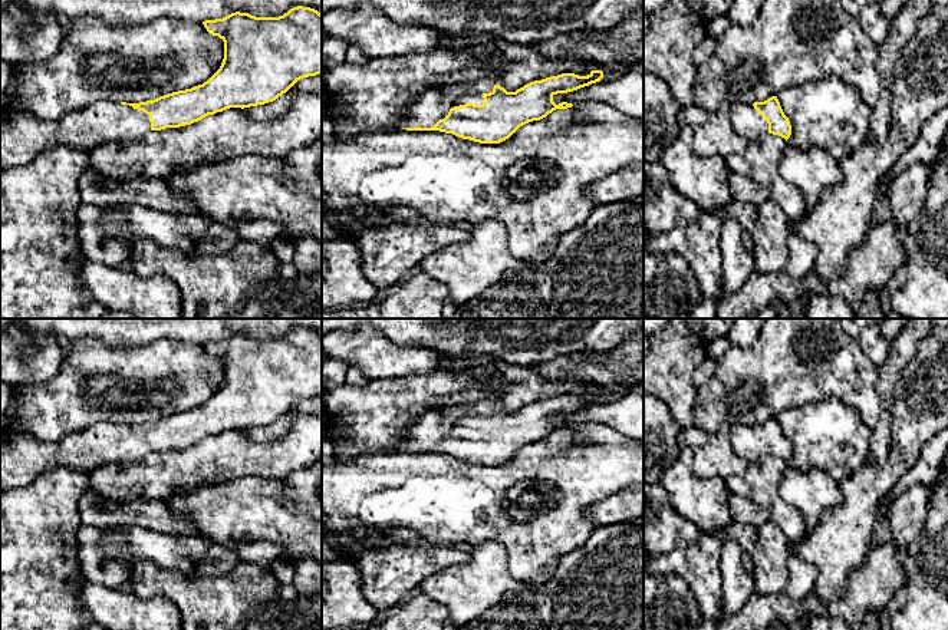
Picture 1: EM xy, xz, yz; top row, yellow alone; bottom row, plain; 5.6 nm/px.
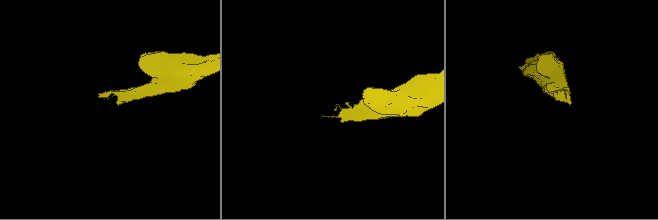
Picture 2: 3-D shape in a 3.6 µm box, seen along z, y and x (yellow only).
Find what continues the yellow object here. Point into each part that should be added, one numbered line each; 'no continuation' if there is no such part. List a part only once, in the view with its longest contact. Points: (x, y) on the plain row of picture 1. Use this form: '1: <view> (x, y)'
1: xz (431, 428)

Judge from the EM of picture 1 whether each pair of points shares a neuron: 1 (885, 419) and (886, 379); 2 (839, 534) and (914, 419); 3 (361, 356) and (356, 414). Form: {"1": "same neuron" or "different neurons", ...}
{"1": "same neuron", "2": "same neuron", "3": "different neurons"}

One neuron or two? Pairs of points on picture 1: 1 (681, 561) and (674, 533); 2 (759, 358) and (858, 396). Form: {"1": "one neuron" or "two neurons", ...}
{"1": "two neurons", "2": "one neuron"}

